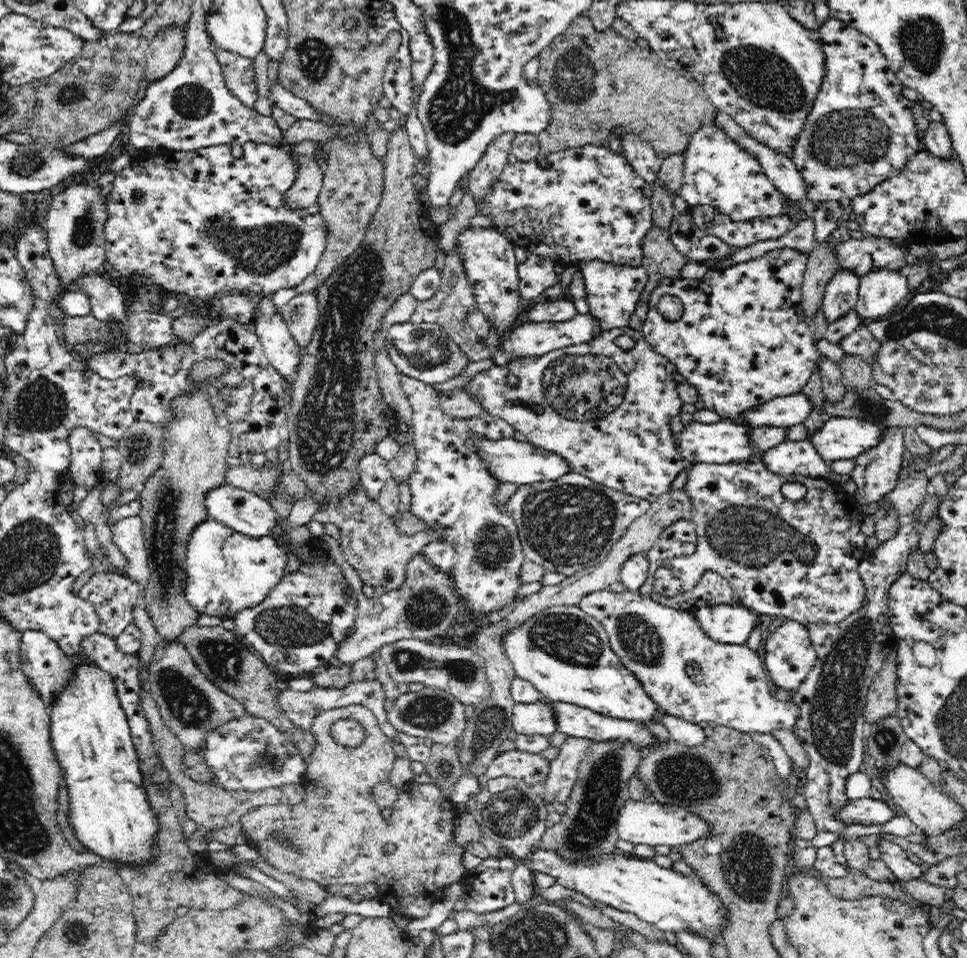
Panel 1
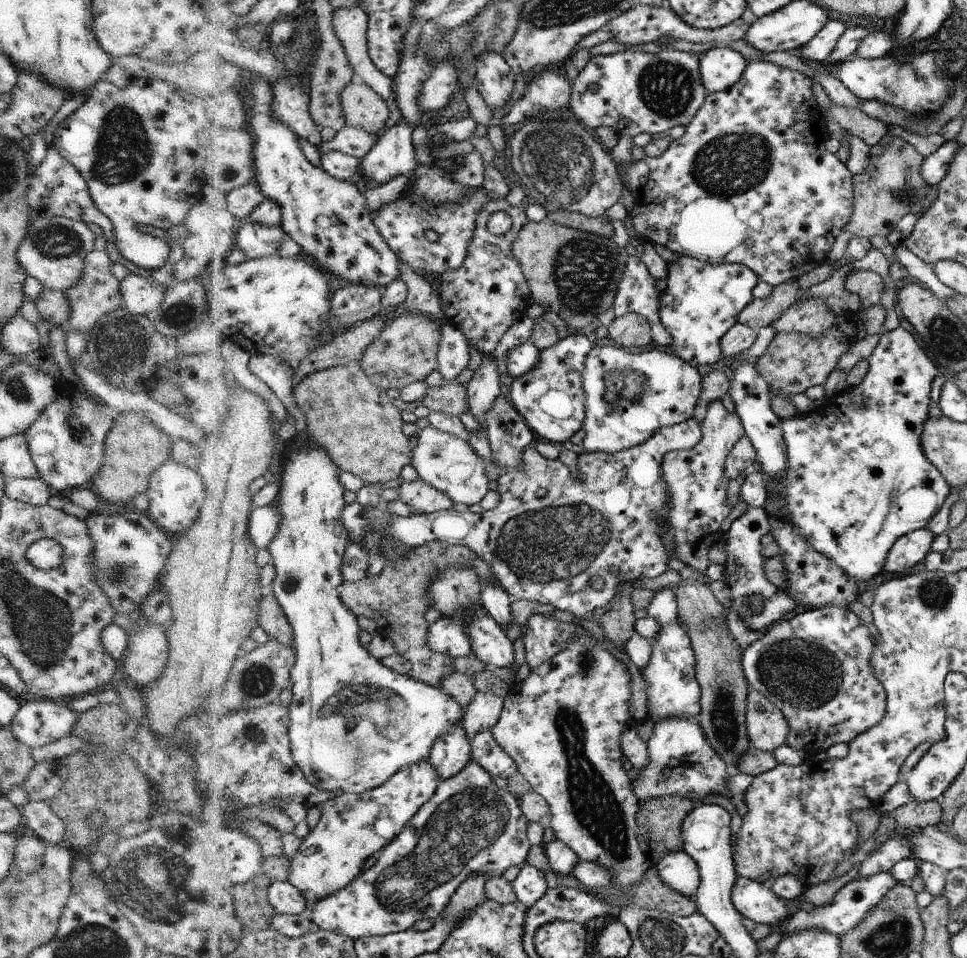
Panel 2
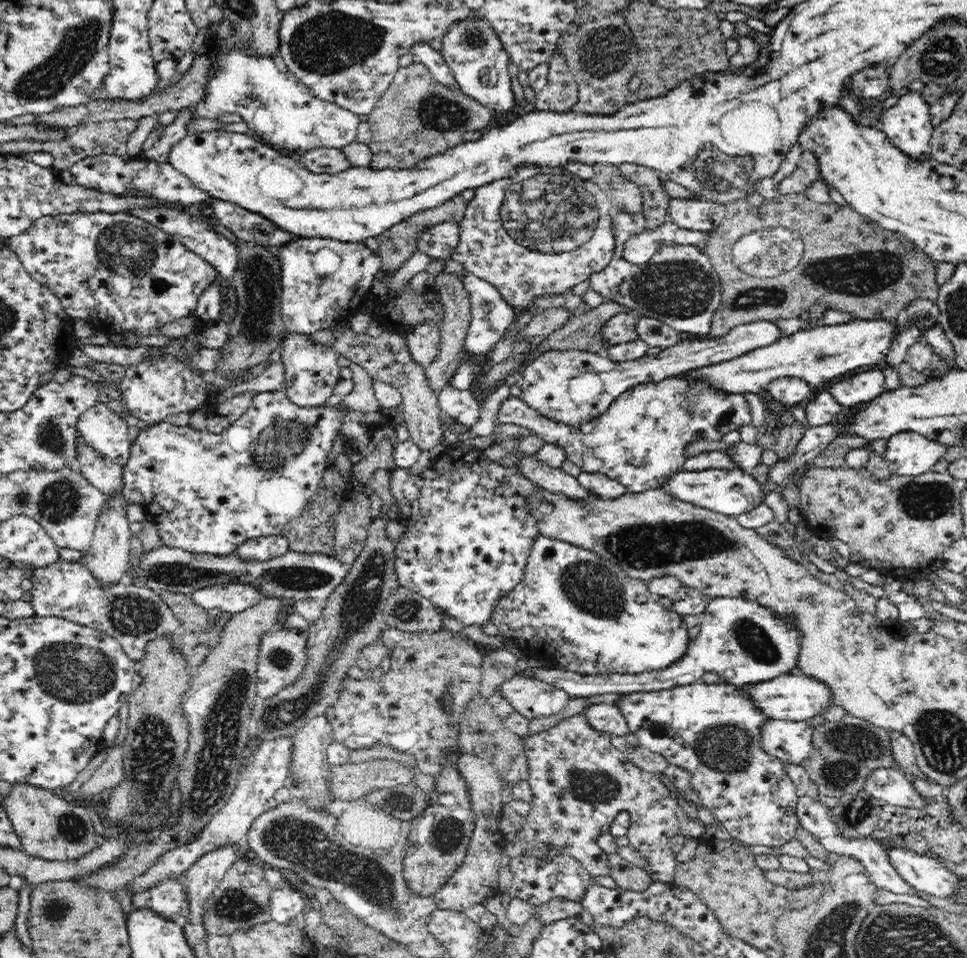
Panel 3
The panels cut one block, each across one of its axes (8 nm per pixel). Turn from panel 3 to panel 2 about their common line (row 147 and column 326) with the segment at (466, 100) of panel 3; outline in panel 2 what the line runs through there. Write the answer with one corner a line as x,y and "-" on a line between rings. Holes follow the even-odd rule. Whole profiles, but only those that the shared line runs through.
356,363
316,372
308,376
302,384
298,384
298,388
294,388
294,396
307,414
308,431
312,438
320,446
326,446
328,454
333,456
334,462
339,464
341,470
361,477
366,486
378,483
394,485
401,482
402,470
408,464
413,464
415,448
412,448
412,442
402,428
406,423
402,418
402,410
392,402
388,390
370,380
363,365

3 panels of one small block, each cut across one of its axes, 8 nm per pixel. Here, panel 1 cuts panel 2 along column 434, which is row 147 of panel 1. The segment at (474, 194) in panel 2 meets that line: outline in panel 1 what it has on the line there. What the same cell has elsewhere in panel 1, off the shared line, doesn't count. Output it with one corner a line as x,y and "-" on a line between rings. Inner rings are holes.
245,142
237,152
230,145
209,146
190,152
178,152
170,149
151,151
147,155
138,155
131,166
116,173
112,190
105,196
106,222
104,222
105,258
121,275
122,279
140,277
151,280
156,286
163,287
169,295
186,295
192,299
215,300
219,295
248,295
257,298
273,295
278,290
294,289
302,281
308,280
316,270
325,250
326,230
324,221
317,209
304,210
288,206
286,194
294,186
297,178
297,165
294,158
283,146
270,146
264,143

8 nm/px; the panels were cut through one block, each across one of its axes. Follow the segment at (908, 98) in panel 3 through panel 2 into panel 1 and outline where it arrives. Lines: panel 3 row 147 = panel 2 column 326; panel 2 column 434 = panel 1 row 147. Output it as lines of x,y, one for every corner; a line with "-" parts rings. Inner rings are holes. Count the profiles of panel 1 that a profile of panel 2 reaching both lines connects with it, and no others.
834,18
821,28
821,35
827,62
826,78
791,158
806,179
808,199
816,203
839,201
843,197
852,200
870,193
896,174
902,174
910,166
910,159
922,150
912,113
914,101
902,95
904,84
889,69
889,62
879,44
867,34

